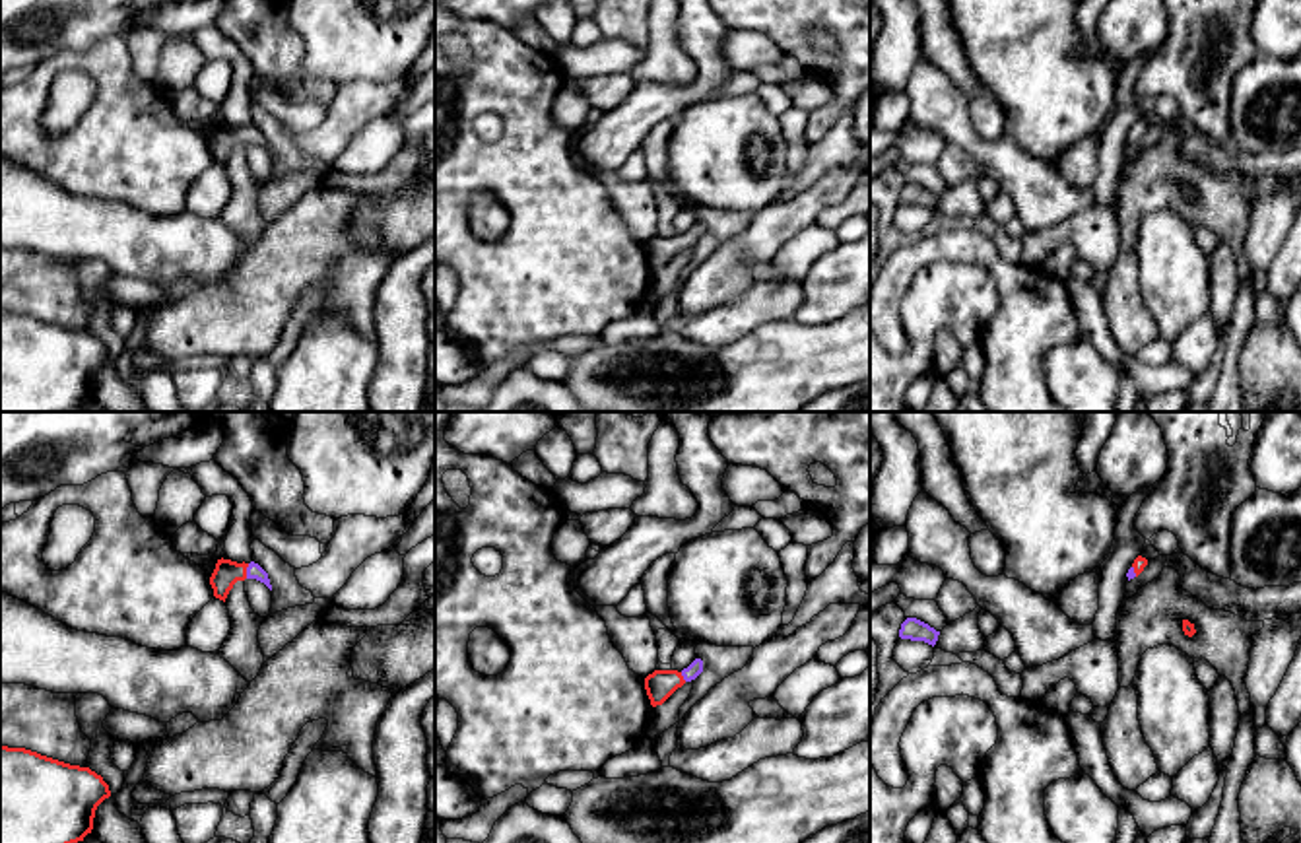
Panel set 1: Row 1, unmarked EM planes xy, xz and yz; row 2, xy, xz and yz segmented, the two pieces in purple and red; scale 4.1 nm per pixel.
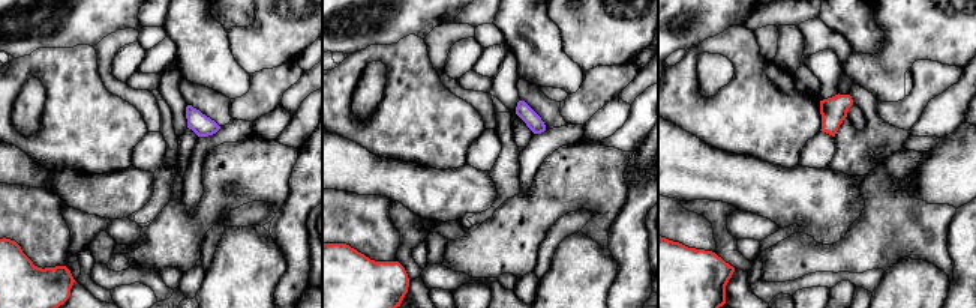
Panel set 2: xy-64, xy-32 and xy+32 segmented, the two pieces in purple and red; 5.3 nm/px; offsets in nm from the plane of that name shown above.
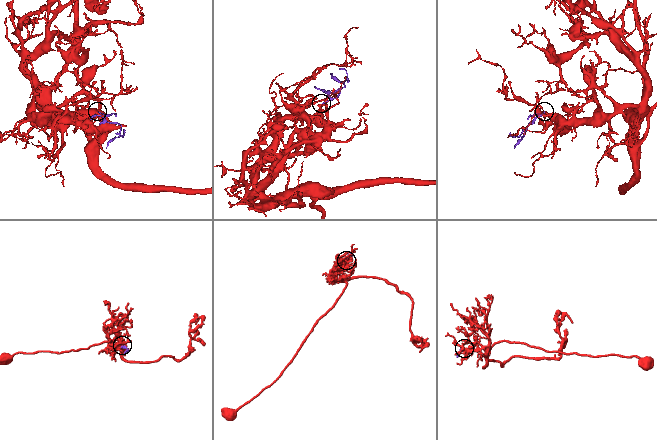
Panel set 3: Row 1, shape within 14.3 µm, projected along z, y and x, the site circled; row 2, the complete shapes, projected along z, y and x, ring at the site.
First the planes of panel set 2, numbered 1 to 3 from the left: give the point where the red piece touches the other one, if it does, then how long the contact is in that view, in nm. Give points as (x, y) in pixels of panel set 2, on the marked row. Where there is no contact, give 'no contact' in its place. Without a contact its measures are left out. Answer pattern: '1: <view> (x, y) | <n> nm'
1: no contact
2: no contact
3: no contact

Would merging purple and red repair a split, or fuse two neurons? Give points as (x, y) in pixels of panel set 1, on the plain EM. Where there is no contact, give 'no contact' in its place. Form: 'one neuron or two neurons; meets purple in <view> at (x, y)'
one neuron; meets purple in xy at (247, 136)

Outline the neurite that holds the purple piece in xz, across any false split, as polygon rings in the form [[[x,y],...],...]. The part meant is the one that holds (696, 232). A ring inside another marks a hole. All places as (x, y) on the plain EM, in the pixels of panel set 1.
[[[695,223],[682,237],[678,235],[654,235],[645,243],[645,254],[650,264],[650,270],[662,270],[678,253],[685,247],[695,245],[703,237],[703,225]]]

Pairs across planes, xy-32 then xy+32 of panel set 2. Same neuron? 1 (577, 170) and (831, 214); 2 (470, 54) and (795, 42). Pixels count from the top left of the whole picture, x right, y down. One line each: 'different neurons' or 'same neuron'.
1: different neurons
2: same neuron

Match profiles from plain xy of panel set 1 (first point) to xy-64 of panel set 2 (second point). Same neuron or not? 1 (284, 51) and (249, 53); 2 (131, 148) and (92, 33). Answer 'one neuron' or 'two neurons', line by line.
1: two neurons
2: two neurons

